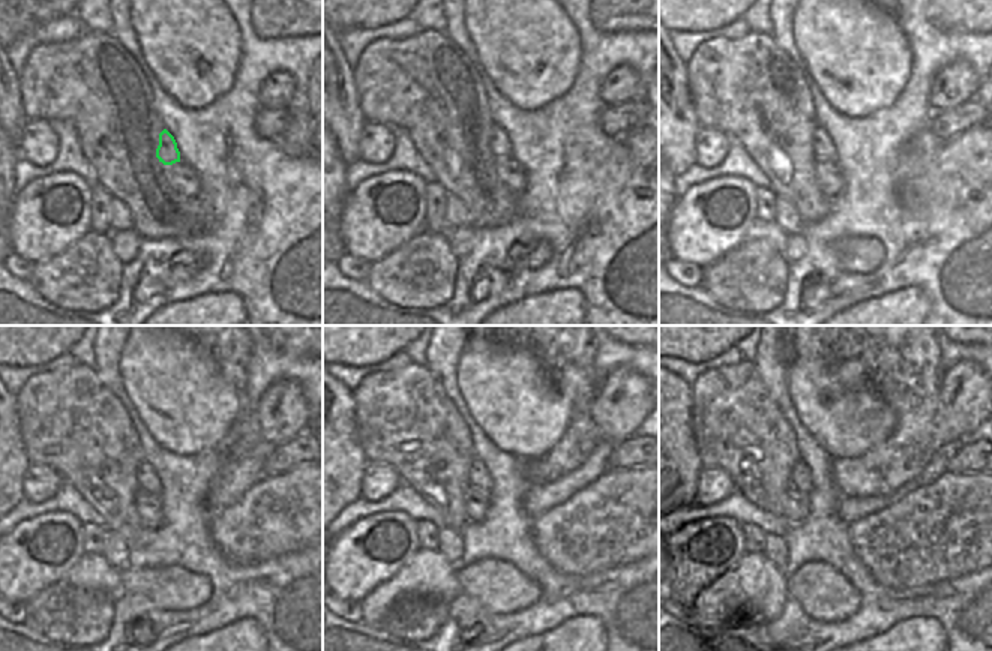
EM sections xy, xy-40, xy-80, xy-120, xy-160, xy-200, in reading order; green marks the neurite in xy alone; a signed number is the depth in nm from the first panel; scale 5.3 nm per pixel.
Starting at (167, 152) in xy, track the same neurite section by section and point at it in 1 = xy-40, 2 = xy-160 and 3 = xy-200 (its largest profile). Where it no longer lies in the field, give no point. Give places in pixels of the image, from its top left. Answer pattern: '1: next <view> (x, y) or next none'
1: next xy-40 (500, 144)
2: next xy-160 (480, 479)
3: next xy-200 (800, 474)

